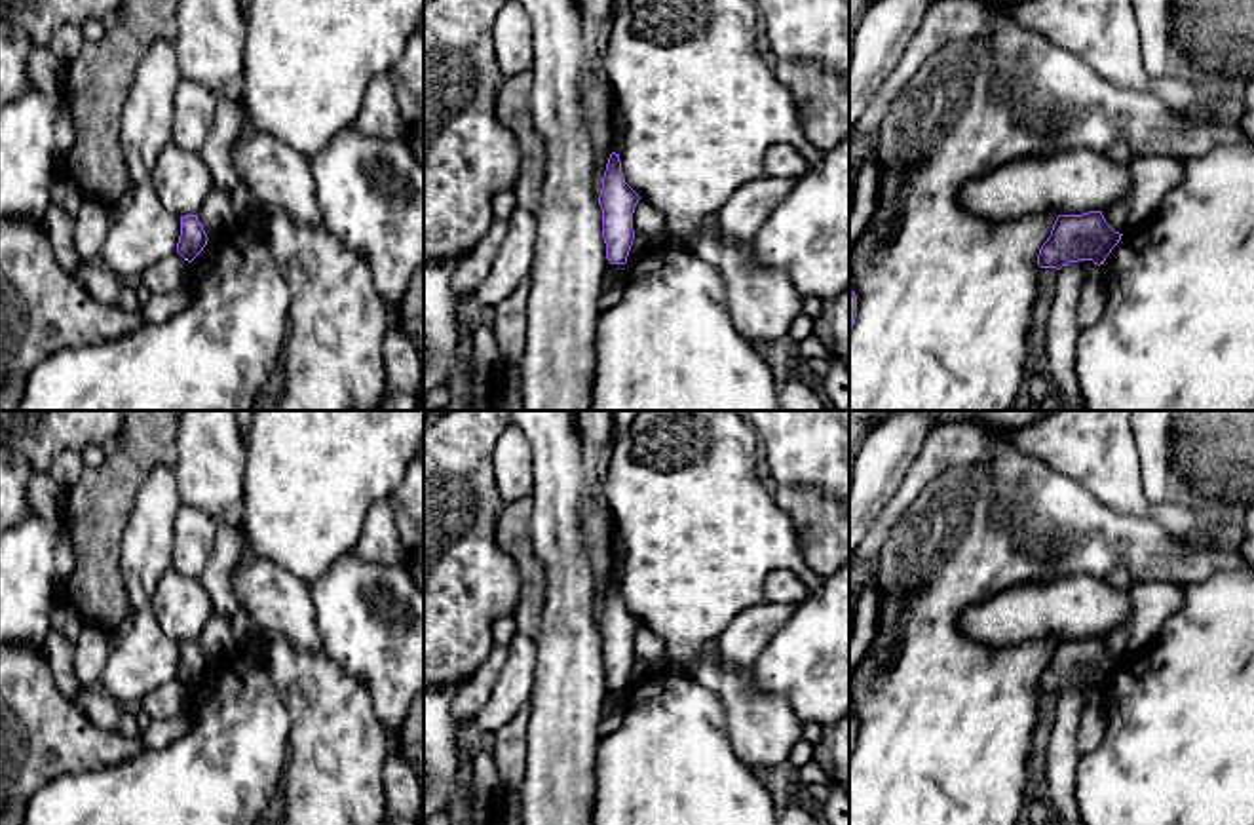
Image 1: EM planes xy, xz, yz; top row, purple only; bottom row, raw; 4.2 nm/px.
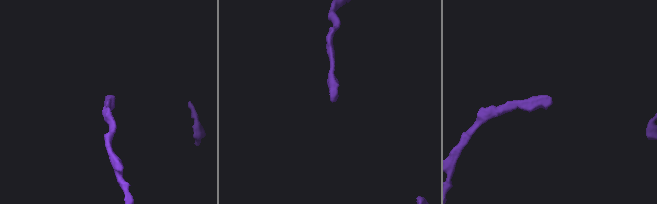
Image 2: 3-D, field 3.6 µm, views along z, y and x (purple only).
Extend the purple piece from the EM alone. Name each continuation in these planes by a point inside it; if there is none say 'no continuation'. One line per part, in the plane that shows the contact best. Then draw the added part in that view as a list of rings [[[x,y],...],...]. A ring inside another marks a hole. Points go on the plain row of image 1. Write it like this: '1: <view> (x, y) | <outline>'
no continuation

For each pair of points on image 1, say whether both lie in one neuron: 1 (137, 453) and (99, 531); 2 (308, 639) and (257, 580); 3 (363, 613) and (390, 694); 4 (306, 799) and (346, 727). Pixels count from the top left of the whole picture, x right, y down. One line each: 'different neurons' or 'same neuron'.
1: same neuron
2: same neuron
3: same neuron
4: same neuron

